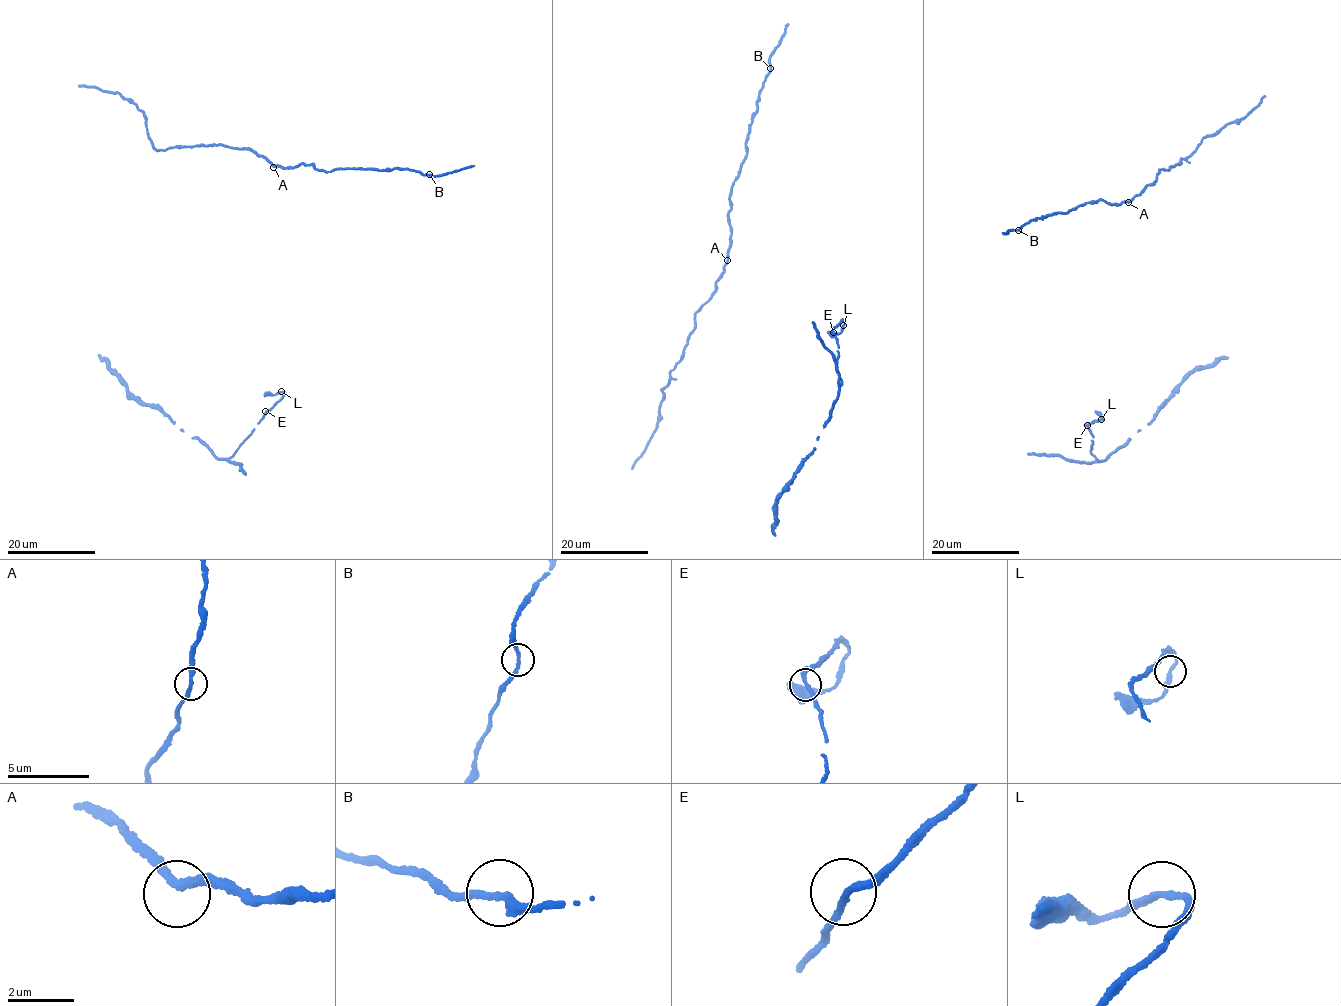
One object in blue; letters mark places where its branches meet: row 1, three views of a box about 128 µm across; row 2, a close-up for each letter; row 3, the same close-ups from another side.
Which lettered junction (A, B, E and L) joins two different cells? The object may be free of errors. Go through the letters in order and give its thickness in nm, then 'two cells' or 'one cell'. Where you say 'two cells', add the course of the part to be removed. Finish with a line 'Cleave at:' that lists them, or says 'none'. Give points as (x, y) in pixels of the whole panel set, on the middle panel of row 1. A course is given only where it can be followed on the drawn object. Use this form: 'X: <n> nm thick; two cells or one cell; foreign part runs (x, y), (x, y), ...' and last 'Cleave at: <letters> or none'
A: 240 nm thick; one cell
B: 200 nm thick; one cell
E: 200 nm thick; one cell
L: 200 nm thick; one cell
Cleave at: none

